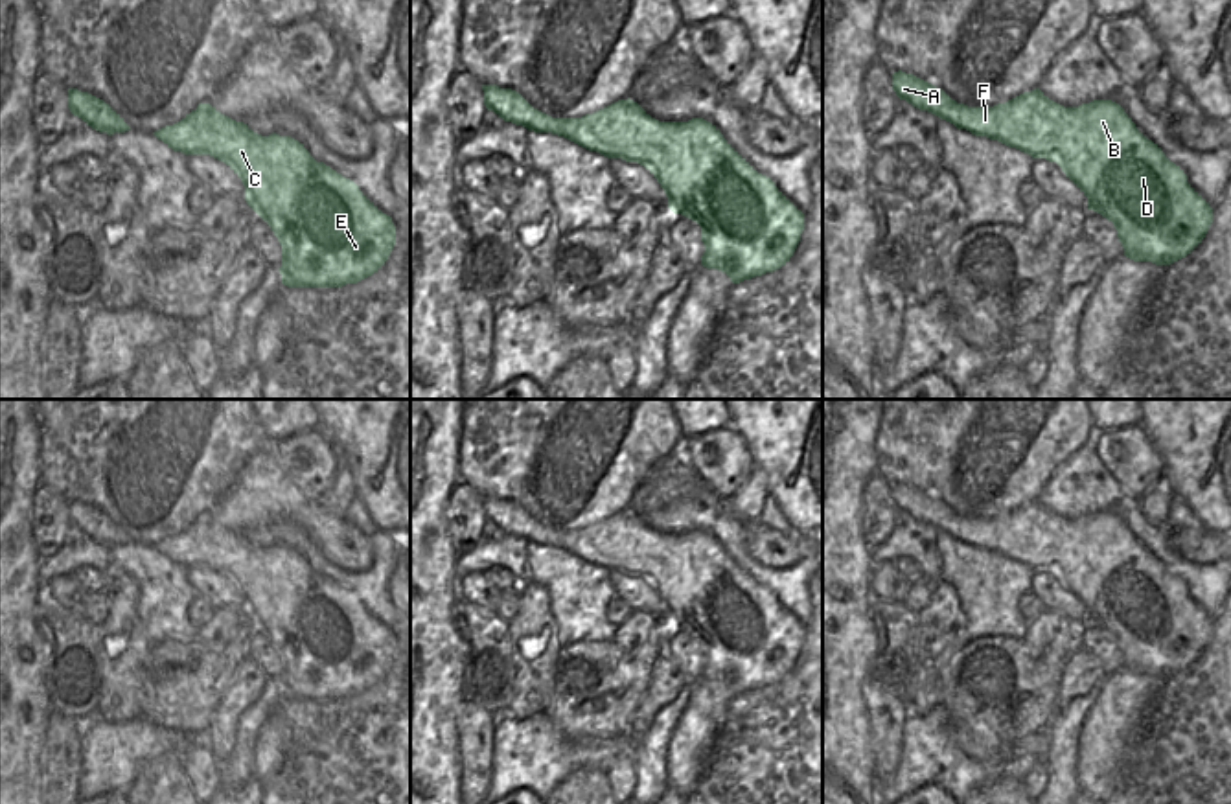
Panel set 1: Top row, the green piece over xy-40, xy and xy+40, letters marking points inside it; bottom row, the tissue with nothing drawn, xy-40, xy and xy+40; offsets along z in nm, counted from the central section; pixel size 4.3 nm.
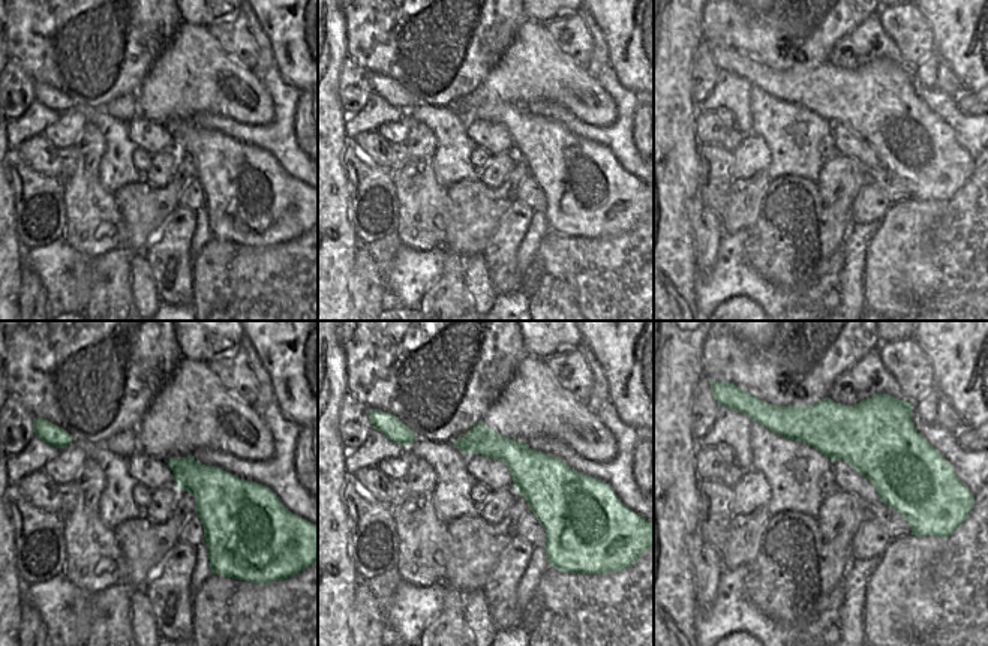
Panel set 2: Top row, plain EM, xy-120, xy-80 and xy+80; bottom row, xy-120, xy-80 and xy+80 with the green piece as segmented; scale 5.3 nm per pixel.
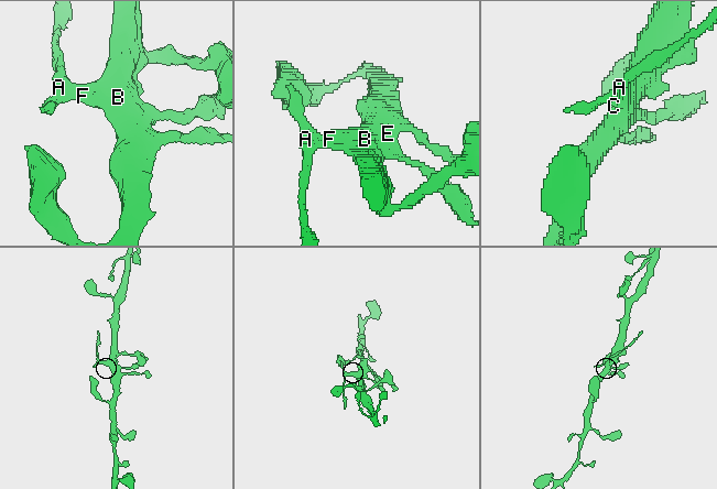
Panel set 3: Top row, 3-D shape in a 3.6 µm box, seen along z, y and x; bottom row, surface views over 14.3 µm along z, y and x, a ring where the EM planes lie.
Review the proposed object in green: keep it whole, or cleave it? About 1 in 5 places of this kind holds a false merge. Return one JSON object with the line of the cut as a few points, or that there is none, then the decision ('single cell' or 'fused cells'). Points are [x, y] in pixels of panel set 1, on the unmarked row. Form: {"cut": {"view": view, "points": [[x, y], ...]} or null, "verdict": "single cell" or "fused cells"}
{"cut": {"view": "xy+40", "points": [[933, 499], [941, 512], [930, 517], [959, 532], [968, 541]]}, "verdict": "fused cells"}

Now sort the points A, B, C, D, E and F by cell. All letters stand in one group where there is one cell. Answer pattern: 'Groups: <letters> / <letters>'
Groups: A / B C D E F

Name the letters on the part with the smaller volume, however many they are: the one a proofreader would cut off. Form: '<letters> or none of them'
A

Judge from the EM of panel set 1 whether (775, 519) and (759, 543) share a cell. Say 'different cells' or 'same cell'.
different cells

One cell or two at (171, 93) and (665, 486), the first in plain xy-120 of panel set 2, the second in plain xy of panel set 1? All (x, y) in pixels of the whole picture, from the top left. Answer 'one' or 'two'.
one

